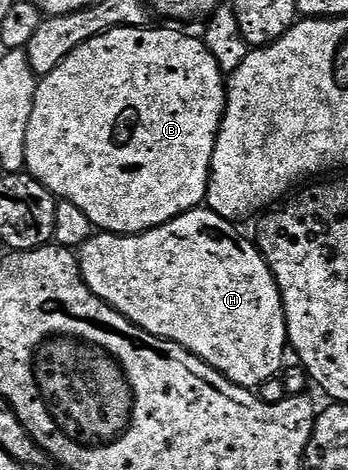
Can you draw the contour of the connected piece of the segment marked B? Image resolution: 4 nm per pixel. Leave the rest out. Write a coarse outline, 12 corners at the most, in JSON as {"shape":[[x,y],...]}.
{"shape":[[108,29],[40,78],[25,169],[103,233],[198,208],[226,78]]}

